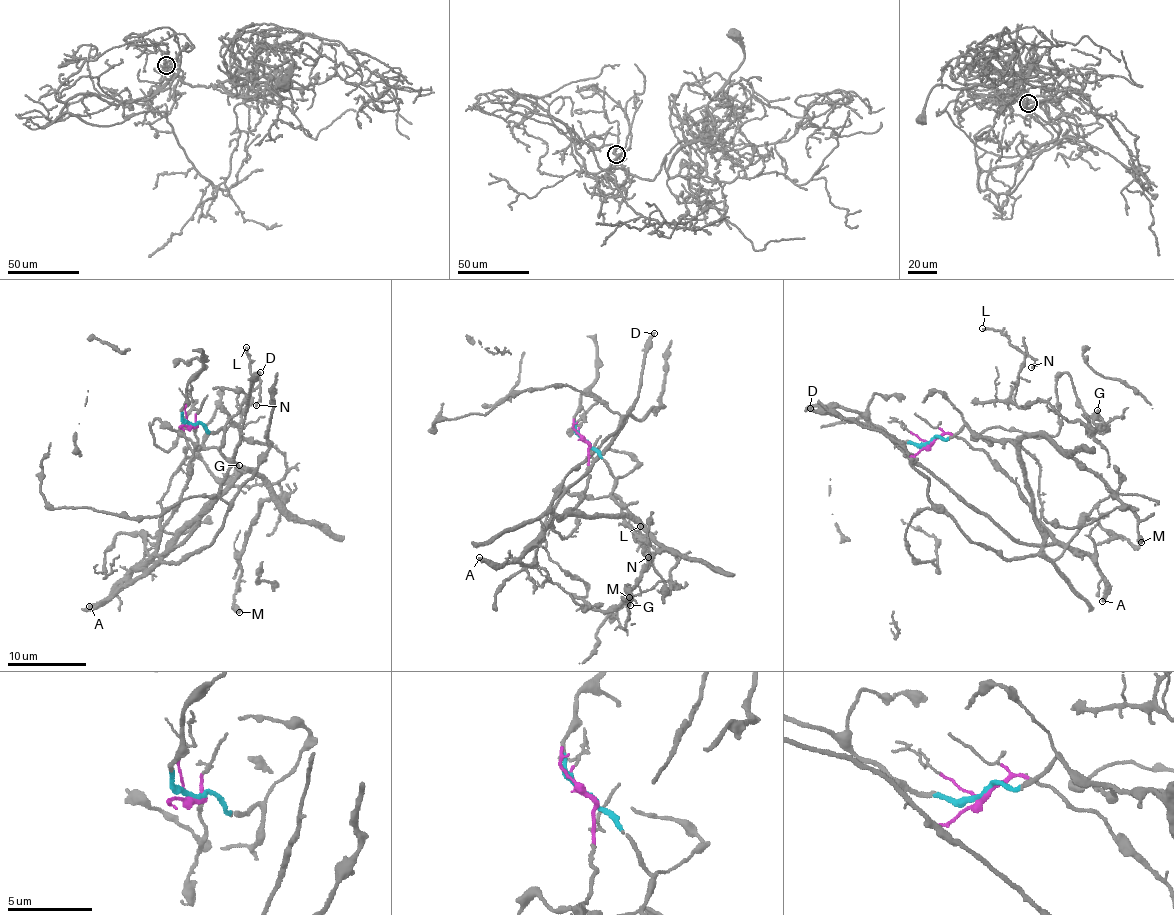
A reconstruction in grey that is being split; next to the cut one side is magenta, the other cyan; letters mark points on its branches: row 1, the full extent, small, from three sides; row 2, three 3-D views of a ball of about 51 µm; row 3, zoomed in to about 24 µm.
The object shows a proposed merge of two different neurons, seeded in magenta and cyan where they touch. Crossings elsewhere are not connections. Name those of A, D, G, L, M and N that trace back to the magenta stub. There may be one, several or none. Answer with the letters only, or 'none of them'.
A, D

